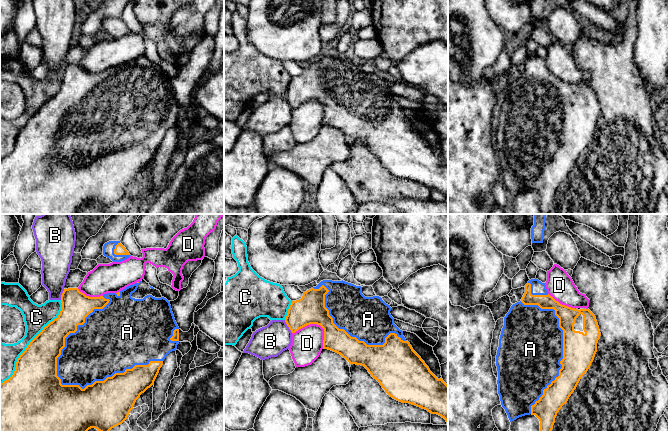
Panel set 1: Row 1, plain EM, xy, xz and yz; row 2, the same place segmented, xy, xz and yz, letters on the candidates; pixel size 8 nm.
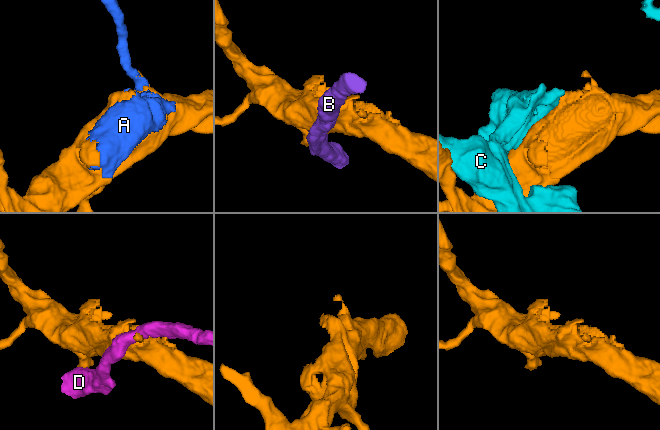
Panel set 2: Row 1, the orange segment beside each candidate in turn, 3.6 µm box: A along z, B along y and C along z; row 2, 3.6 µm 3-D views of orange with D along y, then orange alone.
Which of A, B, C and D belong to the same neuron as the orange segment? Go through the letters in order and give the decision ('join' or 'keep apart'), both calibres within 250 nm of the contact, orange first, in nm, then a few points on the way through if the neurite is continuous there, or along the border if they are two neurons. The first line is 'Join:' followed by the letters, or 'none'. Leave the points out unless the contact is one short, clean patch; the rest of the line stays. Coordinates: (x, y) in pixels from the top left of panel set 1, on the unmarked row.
Join: A
A: join; 380 nm thick on the orange side, 480 nm on the other
B: keep apart; 240 nm thick on the orange side, 260 nm on the other
C: keep apart; 340 nm thick on the orange side, 220 nm on the other
D: keep apart; 240 nm thick on the orange side, 260 nm on the other

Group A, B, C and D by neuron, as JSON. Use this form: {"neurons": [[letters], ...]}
{"neurons": [["A"], ["B"], ["C"], ["D"]]}

